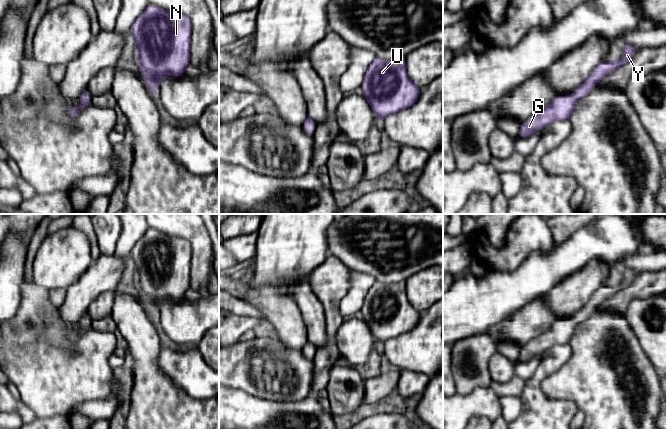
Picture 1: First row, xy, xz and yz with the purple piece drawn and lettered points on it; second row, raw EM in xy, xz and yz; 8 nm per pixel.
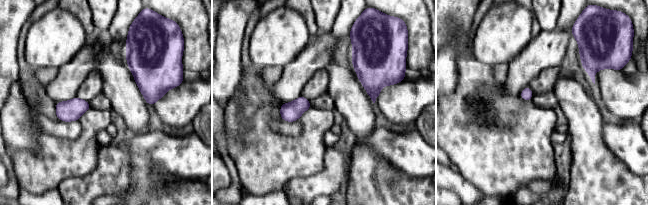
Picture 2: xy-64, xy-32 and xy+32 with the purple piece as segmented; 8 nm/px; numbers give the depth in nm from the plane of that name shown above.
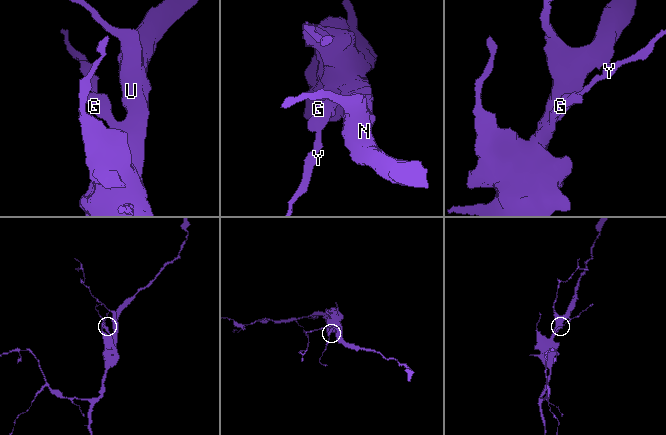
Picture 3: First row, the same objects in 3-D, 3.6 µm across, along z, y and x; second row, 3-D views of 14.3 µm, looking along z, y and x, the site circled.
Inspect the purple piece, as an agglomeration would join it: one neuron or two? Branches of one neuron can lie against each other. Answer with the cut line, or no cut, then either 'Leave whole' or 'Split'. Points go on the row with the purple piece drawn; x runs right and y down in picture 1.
No split. Leave whole

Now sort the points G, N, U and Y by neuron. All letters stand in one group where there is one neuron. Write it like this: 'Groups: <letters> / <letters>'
Groups: G N U Y

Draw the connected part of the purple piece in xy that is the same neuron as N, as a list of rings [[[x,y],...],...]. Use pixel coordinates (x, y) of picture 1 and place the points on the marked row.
[[[149,4],[131,27],[130,34],[137,45],[137,62],[146,84],[157,97],[157,88],[167,75],[179,77],[185,74],[190,63],[191,20],[189,17],[168,12],[156,5]]]

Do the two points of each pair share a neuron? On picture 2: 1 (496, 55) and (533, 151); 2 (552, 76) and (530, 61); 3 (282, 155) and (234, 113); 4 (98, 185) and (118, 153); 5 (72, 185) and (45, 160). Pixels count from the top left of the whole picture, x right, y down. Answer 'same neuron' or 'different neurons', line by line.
1: different neurons
2: different neurons
3: different neurons
4: same neuron
5: different neurons

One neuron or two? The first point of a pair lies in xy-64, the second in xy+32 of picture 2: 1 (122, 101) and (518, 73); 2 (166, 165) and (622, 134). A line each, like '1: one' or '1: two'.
1: two
2: one

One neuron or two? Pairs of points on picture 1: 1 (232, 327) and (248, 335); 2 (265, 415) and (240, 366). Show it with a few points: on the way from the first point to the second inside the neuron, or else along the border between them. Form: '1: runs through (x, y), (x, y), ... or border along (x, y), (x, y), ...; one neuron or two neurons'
1: border along (253, 329), (247, 329), (238, 340); two neurons
2: border along (234, 388), (241, 389), (254, 396), (279, 402); two neurons

